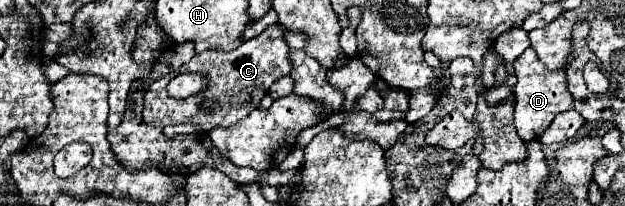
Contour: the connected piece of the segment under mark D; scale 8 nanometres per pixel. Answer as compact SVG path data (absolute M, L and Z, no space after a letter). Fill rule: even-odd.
M528 48L522 56L516 58L514 70L518 76L518 84L514 88L514 126L522 140L534 140L540 138L544 128L550 126L556 114L572 110L574 98L568 92L568 80L566 72L550 72L536 54L532 54L532 48Z

